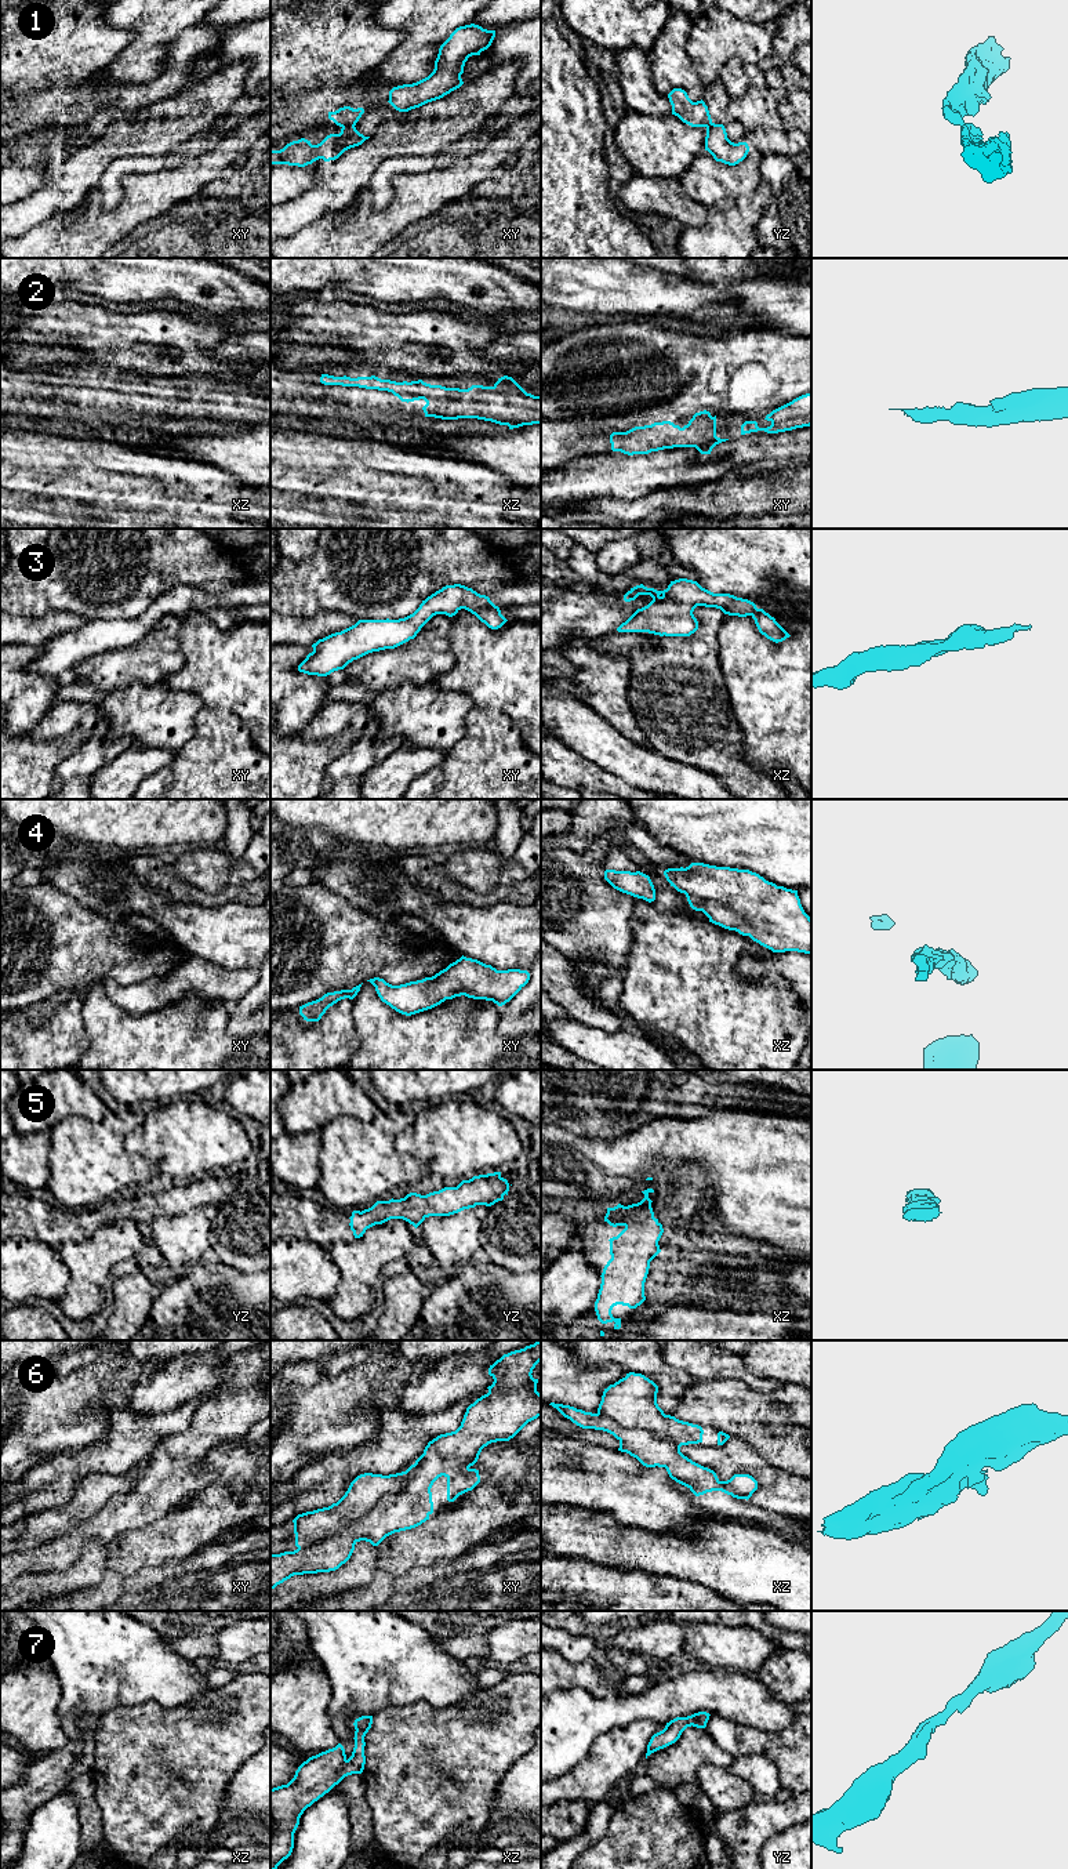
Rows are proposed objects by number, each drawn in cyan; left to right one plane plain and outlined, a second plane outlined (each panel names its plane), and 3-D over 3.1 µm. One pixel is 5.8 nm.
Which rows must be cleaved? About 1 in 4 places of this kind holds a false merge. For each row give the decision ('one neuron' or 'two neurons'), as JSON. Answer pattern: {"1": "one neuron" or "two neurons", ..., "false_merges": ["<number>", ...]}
{"1": "two neurons", "2": "one neuron", "3": "one neuron", "4": "one neuron", "5": "one neuron", "6": "two neurons", "7": "one neuron", "false_merges": ["1", "6"]}

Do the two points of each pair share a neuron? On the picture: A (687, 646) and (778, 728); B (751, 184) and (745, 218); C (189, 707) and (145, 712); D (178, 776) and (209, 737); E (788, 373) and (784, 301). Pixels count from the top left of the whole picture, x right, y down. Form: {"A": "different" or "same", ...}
{"A": "different", "B": "different", "C": "same", "D": "same", "E": "different"}

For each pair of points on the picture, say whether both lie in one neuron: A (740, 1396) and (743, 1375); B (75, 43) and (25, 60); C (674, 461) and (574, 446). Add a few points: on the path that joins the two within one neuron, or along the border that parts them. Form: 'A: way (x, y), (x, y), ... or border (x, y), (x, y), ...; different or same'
A: border (708, 1381), (738, 1379), (759, 1392), (772, 1392); different
B: way (62, 49), (37, 57); same
C: border (578, 456), (555, 470); different

